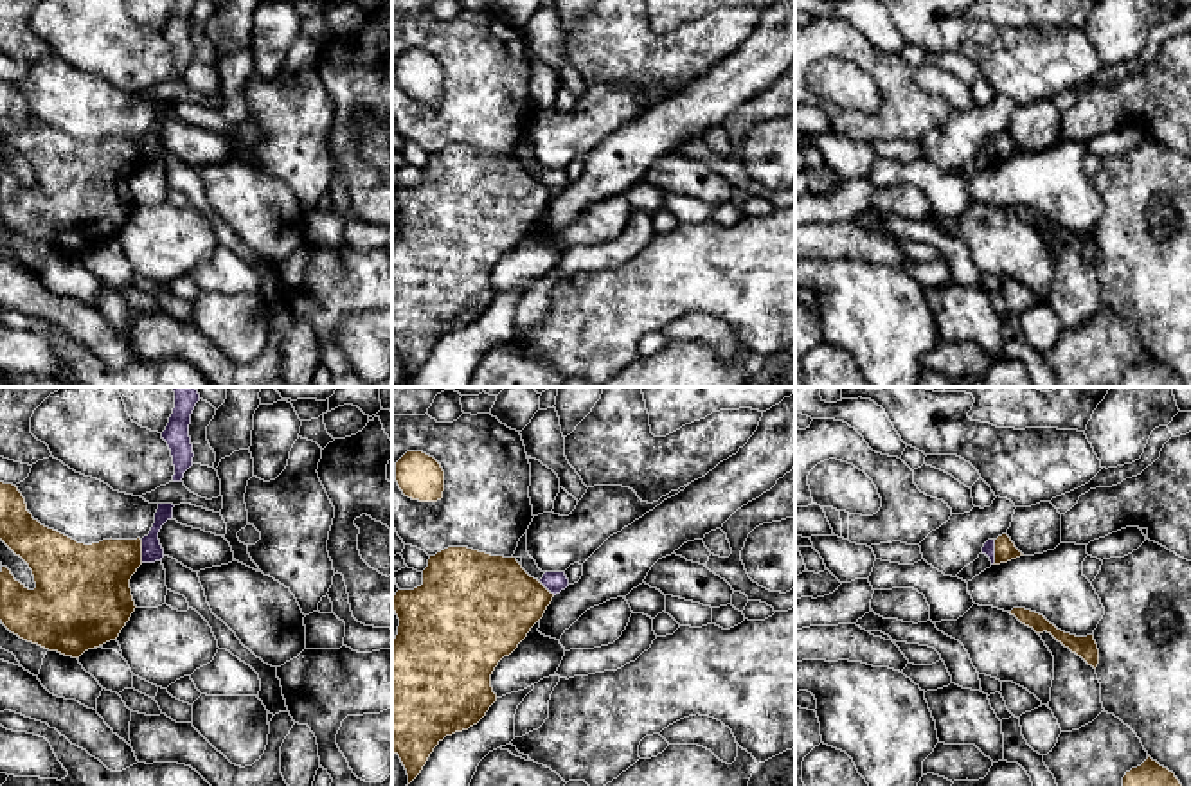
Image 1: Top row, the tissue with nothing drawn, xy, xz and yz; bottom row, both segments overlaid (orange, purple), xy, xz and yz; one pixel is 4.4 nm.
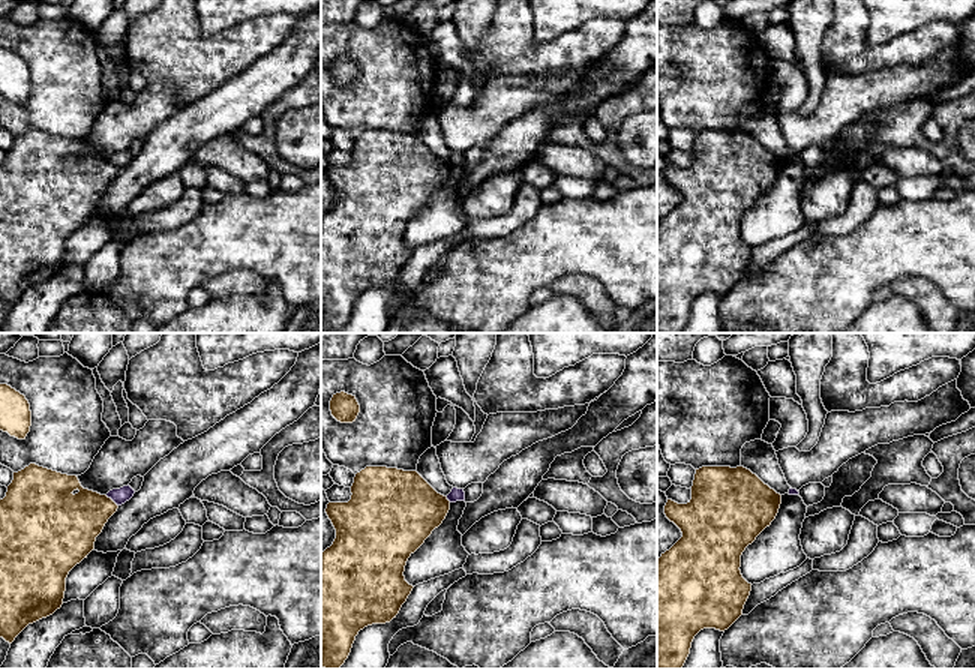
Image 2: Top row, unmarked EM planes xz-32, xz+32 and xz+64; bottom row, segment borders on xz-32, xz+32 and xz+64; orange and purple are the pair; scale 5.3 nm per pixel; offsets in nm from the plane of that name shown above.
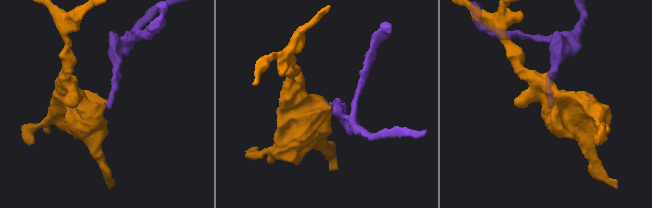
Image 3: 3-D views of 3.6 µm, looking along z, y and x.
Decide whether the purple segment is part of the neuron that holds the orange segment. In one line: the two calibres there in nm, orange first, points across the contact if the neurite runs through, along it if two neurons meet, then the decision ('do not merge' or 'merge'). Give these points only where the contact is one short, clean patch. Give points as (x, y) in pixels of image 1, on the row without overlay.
calibres 100 and 60 nm; border yz (995, 137), (995, 157), (992, 160); do not merge

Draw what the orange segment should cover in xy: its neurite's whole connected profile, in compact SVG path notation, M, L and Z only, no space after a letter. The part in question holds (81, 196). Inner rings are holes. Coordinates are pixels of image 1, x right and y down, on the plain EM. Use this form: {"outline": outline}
{"outline": "M0 79L0 137L29 162L36 180L29 187L2 164L0 218L11 230L72 255L119 234L137 205L130 176L142 162L140 135L77 140L34 117L18 85Z"}

